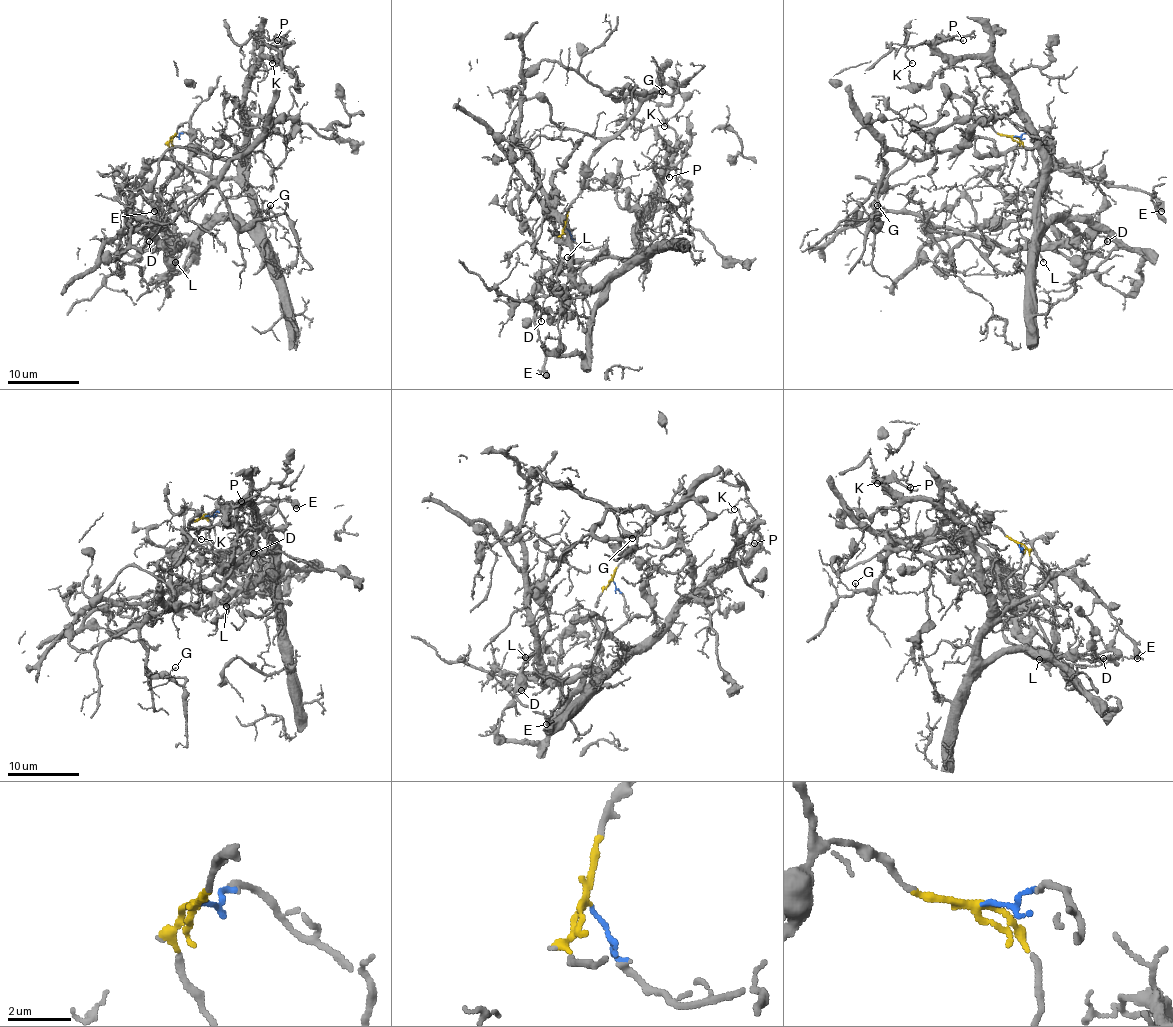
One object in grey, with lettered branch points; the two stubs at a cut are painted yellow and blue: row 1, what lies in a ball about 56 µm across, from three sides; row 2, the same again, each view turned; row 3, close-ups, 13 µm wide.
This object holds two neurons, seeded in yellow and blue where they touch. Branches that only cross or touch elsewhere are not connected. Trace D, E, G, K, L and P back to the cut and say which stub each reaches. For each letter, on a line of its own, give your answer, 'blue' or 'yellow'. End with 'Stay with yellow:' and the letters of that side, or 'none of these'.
D: blue
E: blue
G: yellow
K: blue
L: blue
P: blue
Stay with yellow: G

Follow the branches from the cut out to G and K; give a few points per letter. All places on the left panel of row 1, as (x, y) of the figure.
G: (173, 136), (187, 123), (198, 150), (229, 159), (247, 150), (218, 184), (241, 228), (263, 219), (270, 204)
K: (175, 136), (212, 154), (214, 175), (232, 177), (243, 85), (285, 44), (270, 49), (272, 64)

